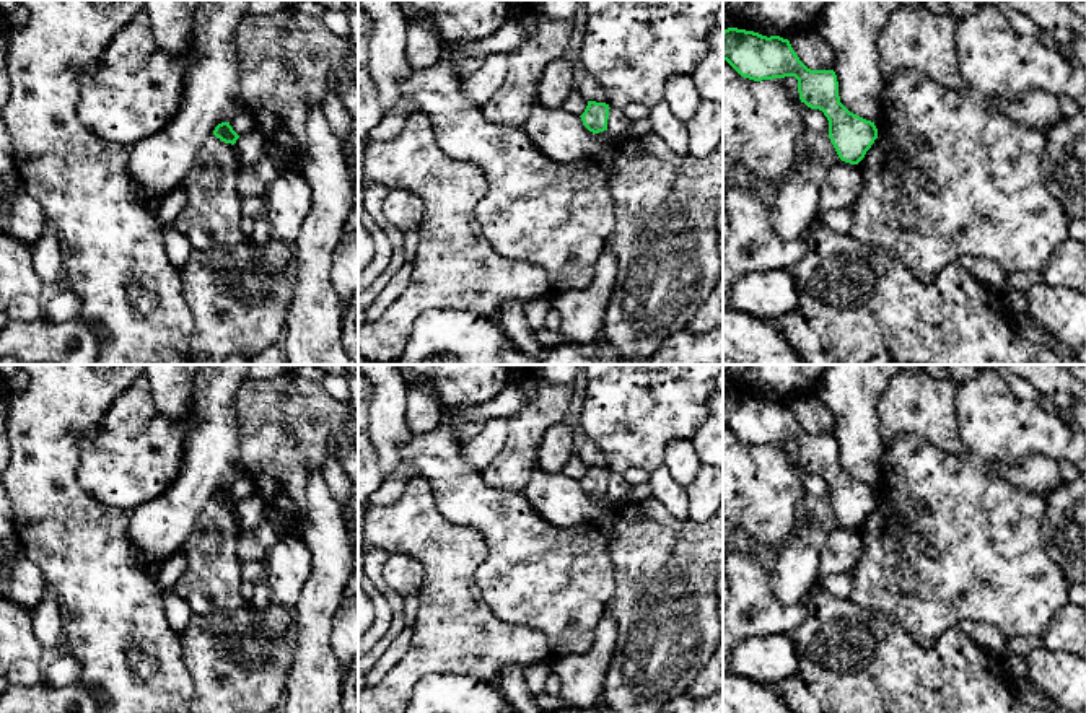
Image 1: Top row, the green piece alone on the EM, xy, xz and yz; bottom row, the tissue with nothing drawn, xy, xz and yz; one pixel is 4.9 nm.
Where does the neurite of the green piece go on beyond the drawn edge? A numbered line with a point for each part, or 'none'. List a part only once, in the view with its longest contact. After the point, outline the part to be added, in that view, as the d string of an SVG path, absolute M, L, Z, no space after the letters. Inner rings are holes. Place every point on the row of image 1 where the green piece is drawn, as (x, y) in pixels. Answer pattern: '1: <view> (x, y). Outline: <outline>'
none

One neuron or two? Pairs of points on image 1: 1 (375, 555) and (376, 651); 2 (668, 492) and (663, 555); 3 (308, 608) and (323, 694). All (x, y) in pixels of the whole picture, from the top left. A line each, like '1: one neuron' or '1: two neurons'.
1: one neuron
2: two neurons
3: one neuron

